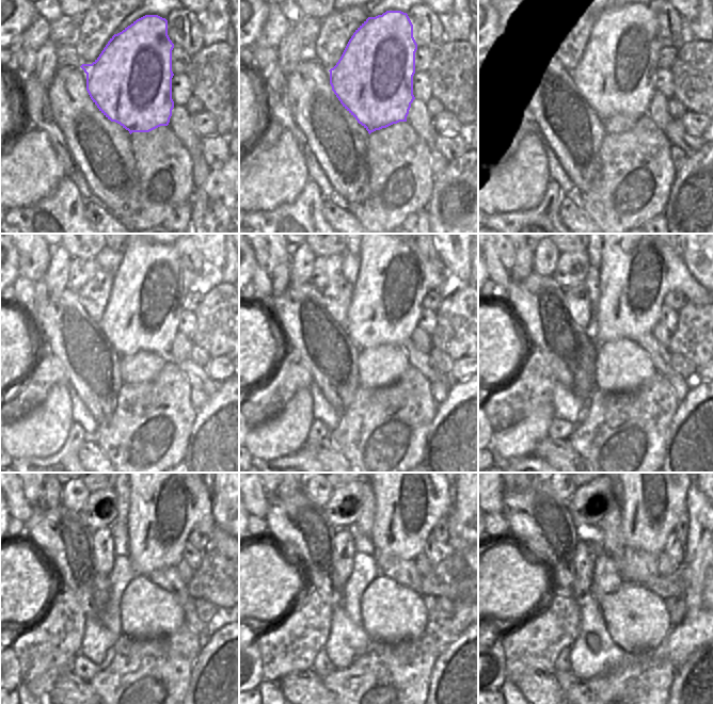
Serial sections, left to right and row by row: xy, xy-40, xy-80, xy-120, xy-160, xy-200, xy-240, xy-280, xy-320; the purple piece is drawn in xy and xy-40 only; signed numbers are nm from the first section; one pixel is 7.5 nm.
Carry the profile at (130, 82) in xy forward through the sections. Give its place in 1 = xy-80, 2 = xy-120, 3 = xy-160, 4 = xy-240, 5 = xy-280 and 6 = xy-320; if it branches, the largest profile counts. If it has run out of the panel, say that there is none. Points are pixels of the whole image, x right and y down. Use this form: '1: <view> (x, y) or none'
1: xy-80 (616, 76)
2: xy-120 (142, 314)
3: xy-160 (394, 277)
4: xy-240 (165, 504)
5: xy-280 (411, 494)
6: xy-320 (653, 499)

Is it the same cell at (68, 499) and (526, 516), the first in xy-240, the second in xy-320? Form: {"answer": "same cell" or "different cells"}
{"answer": "different cells"}

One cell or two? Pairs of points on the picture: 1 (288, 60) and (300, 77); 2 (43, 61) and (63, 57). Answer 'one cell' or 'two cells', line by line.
1: two cells
2: two cells

